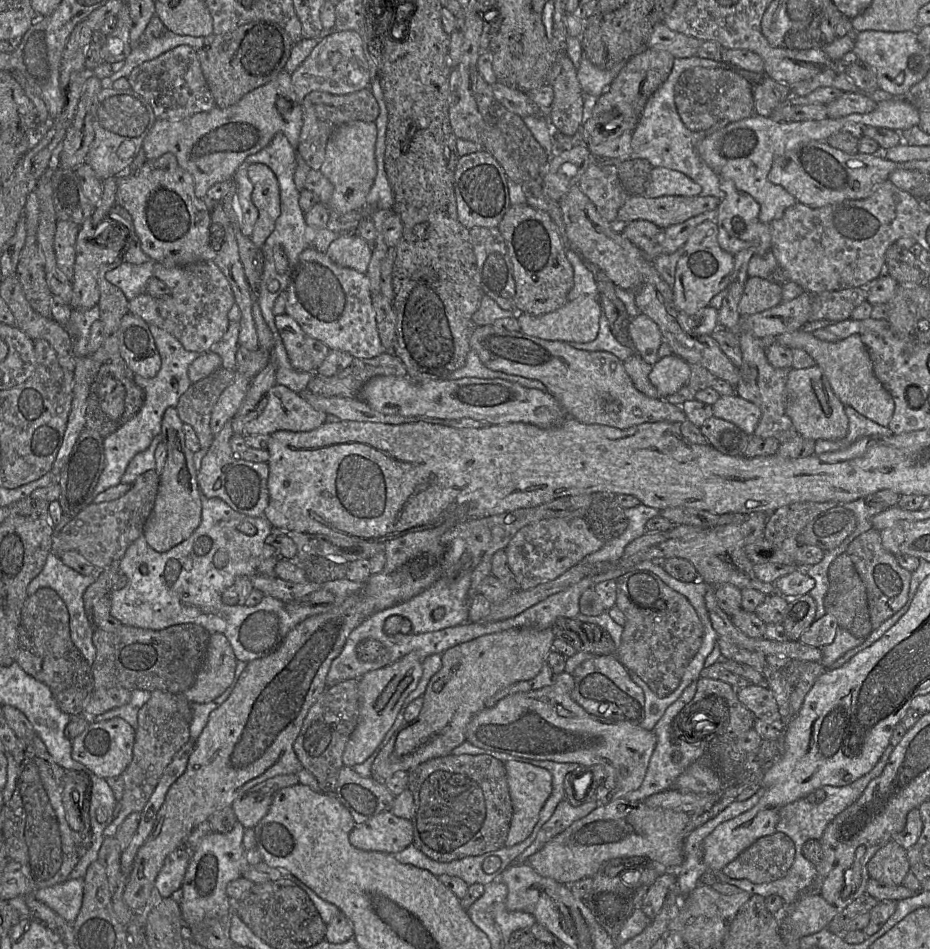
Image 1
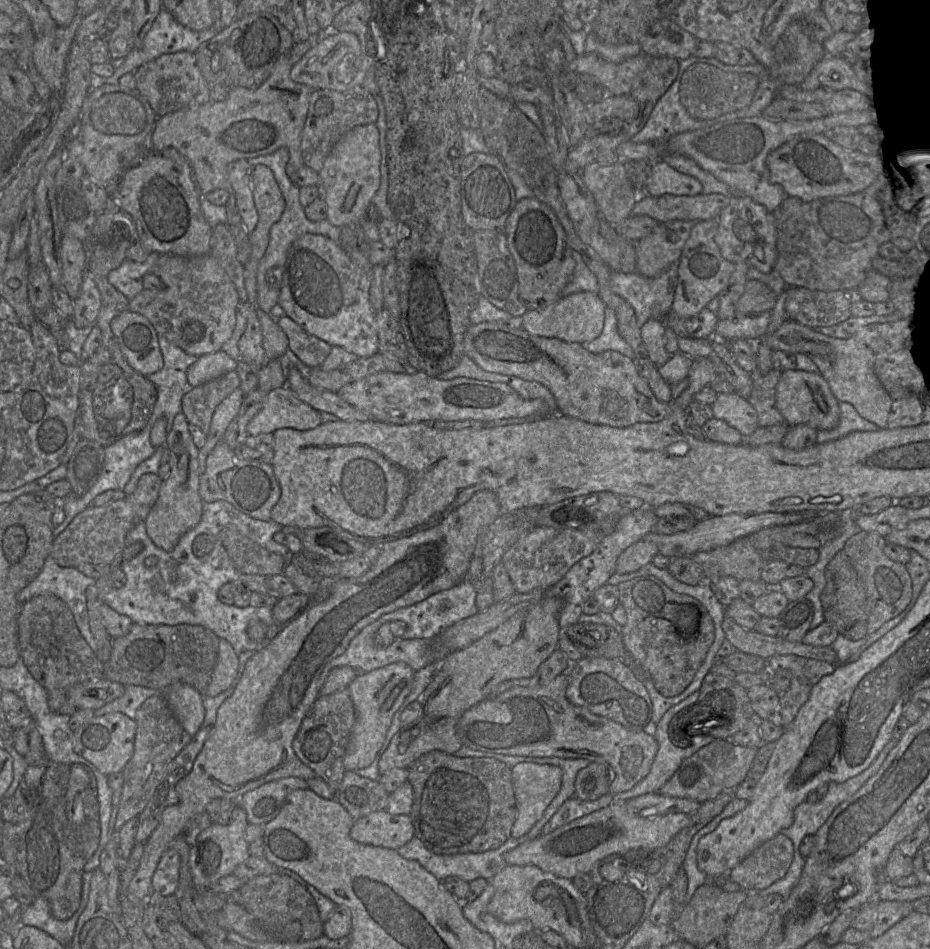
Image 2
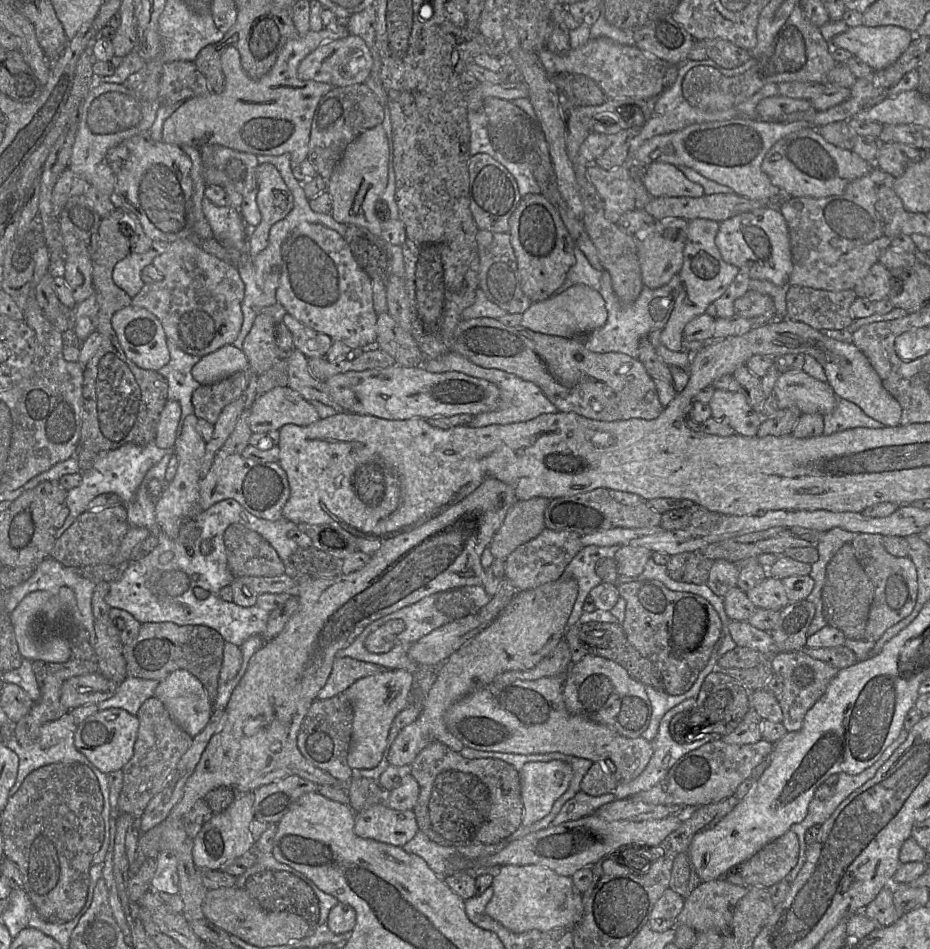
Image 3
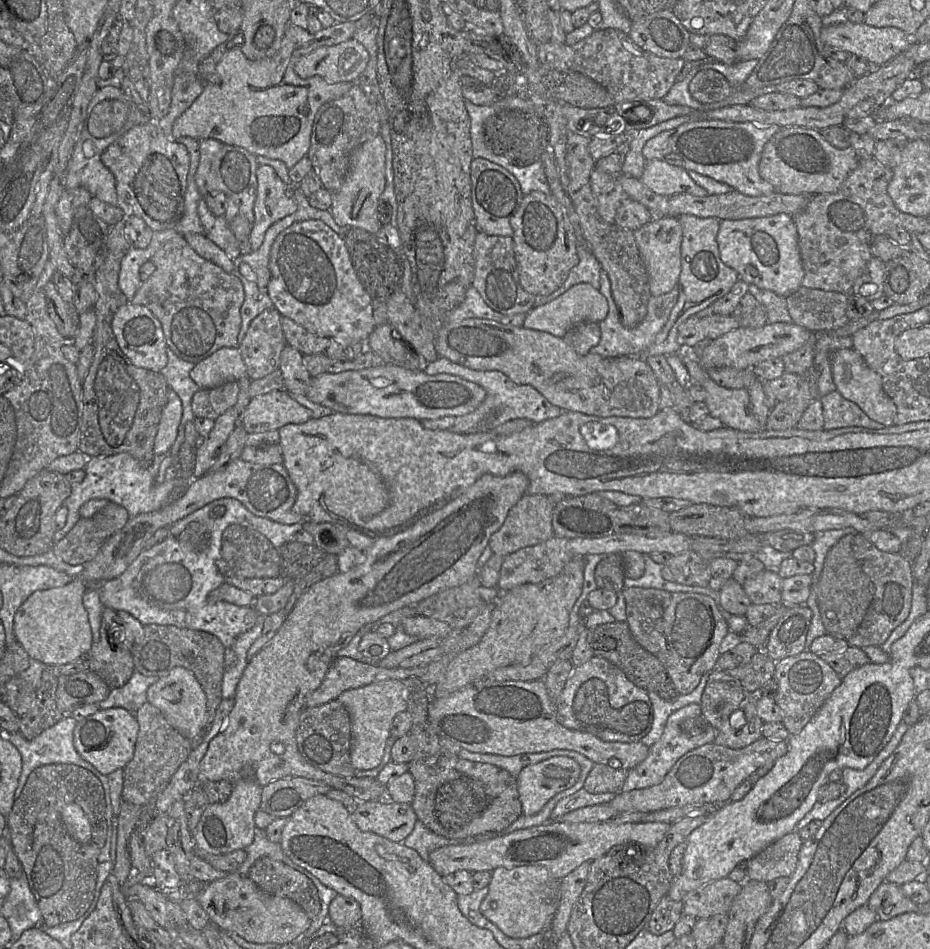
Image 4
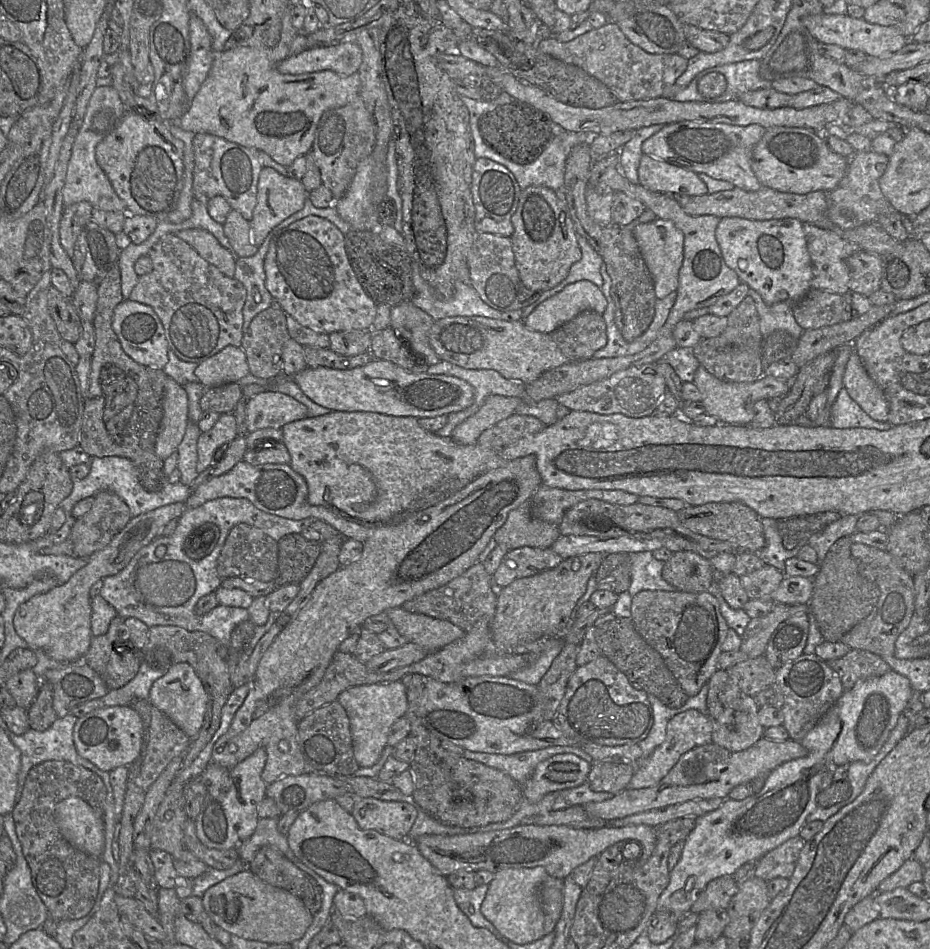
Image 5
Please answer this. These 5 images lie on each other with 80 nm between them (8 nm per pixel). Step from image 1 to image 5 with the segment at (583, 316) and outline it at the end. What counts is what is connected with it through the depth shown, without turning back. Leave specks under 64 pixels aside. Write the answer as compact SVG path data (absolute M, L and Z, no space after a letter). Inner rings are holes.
M582 280L566 286L541 303L523 323L530 330L550 334L583 311L603 314L606 307L607 300L601 289L590 281Z

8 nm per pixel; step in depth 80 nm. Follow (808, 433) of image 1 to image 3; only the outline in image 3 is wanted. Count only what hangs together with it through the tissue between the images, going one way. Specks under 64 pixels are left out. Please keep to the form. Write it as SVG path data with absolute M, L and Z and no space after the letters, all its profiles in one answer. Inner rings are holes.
M802 371L779 374L773 394L778 409L795 409L801 414L824 416L836 405L836 395L829 384Z

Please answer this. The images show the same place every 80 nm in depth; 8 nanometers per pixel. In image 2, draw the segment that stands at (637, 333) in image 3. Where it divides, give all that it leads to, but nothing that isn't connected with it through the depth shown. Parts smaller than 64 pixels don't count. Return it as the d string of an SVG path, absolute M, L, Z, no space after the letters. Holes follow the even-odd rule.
M678 263L655 278L639 273L612 272L610 286L633 309L640 328L648 320L664 320L670 315L678 280ZM608 307L605 308L604 326L601 334L596 339L581 343L581 345L591 353L616 351L630 359L634 360L635 358L631 346L618 333L615 312Z

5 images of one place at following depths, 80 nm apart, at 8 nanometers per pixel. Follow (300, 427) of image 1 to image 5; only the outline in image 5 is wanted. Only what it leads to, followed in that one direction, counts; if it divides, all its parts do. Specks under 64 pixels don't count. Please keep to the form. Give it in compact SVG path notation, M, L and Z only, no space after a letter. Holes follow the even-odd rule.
M266 390L246 404L249 433L266 428L282 429L284 425L307 418L305 405L287 394Z

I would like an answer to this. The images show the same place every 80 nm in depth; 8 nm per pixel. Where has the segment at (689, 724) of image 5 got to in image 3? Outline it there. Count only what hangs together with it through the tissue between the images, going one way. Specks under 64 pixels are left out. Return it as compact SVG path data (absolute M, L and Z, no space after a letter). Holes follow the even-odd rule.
M696 698L687 699L665 713L660 721L658 733L651 742L653 755L649 763L637 778L628 783L618 785L618 787L613 792L616 799L623 800L626 798L630 798L638 794L639 792L651 789L652 787L659 784L667 776L668 772L675 765L675 763L687 753L698 749L708 742L722 739L723 736L720 736L717 733L707 733L707 731L705 729L702 729L700 726L693 726L693 730L686 737L679 738L680 741L676 741L673 739L670 733L670 723L672 718L678 713L692 710L697 704L696 700Z

